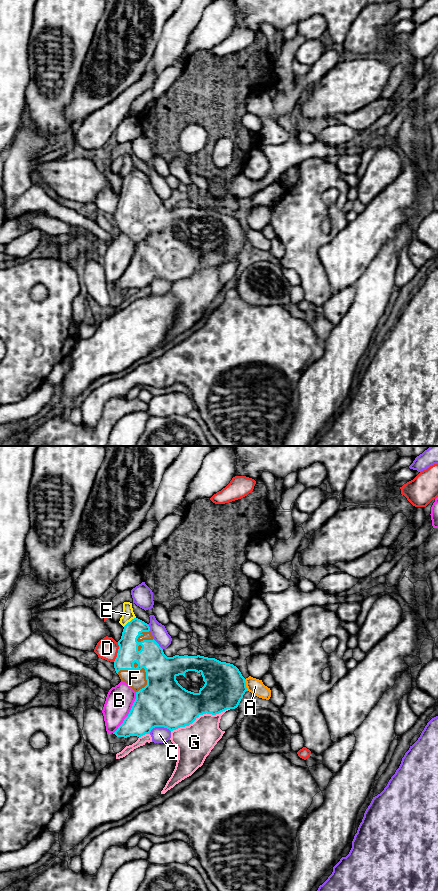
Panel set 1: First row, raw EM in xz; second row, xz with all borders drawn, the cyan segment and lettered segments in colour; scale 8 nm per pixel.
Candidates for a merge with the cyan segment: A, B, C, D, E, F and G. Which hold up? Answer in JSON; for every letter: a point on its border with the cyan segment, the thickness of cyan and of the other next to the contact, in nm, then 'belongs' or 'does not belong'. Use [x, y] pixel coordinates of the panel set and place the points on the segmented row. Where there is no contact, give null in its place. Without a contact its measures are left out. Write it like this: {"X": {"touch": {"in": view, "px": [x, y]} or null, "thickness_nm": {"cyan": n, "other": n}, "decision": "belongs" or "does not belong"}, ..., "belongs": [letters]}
{"A": {"touch": {"in": "xz", "px": [245, 685]}, "thickness_nm": {"cyan": 320, "other": 120}, "decision": "does not belong"}, "B": {"touch": {"in": "xz", "px": [129, 713]}, "thickness_nm": {"cyan": 360, "other": 220}, "decision": "does not belong"}, "C": {"touch": {"in": "xz", "px": [159, 726]}, "thickness_nm": {"cyan": 400, "other": 130}, "decision": "does not belong"}, "D": {"touch": {"in": "xz", "px": [118, 652]}, "thickness_nm": {"cyan": 180, "other": 180}, "decision": "does not belong"}, "E": {"touch": {"in": "xz", "px": [130, 621]}, "thickness_nm": {"cyan": 160, "other": 90}, "decision": "does not belong"}, "F": {"touch": {"in": "xz", "px": [138, 669]}, "thickness_nm": {"cyan": 260, "other": 160}, "decision": "belongs"}, "G": {"touch": {"in": "xz", "px": [200, 714]}, "thickness_nm": {"cyan": 360, "other": 280}, "decision": "does not belong"}, "belongs": ["F"]}

